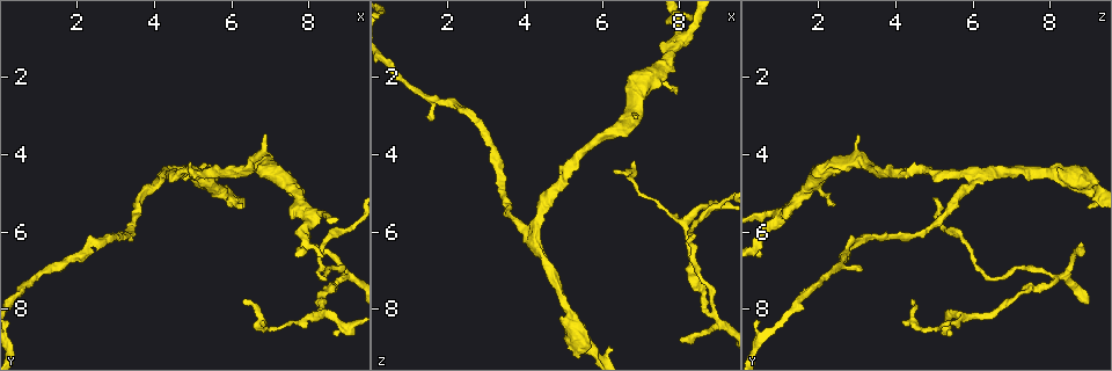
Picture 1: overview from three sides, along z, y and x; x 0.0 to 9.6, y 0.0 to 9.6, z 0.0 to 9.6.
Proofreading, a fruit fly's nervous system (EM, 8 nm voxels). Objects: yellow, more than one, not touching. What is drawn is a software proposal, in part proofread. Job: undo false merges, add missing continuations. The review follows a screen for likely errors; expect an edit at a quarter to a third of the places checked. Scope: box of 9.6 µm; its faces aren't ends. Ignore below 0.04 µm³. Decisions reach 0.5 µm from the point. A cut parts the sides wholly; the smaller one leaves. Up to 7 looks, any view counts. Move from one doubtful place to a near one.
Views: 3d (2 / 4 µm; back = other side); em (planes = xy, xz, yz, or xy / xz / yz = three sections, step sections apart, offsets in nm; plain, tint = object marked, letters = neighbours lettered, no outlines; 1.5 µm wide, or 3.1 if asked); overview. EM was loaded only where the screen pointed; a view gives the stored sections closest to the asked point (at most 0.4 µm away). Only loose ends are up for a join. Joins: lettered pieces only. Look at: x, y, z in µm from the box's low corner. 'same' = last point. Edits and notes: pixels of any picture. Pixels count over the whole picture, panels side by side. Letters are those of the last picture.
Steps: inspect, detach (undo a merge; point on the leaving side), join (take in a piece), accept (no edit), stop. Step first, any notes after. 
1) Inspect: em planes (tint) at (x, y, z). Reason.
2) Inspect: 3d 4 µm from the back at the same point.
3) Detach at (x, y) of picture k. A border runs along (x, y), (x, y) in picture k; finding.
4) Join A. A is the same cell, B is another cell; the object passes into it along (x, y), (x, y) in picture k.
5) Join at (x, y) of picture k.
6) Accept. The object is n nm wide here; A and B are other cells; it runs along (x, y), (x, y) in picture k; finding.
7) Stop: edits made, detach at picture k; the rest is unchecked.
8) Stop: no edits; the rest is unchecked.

Inspect: em xy step 4 (tint) at (7.95, 5.65, 1.05). Three-way junction.

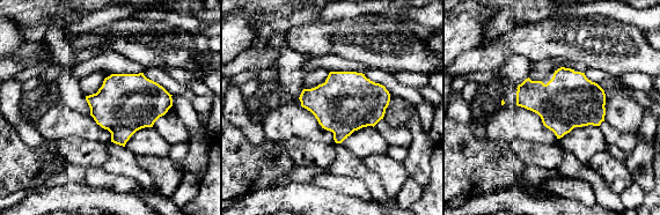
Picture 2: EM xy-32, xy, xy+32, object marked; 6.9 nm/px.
Inspect: em planes (tint) at the same point. Another direction.

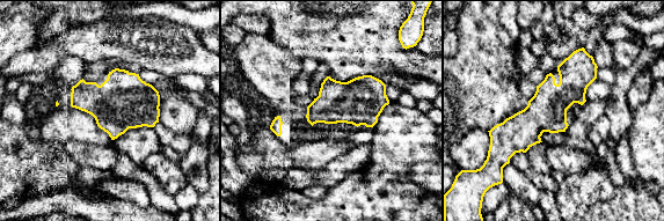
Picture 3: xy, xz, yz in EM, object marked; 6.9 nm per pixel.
Inspect: em planes (letters) at the same point.

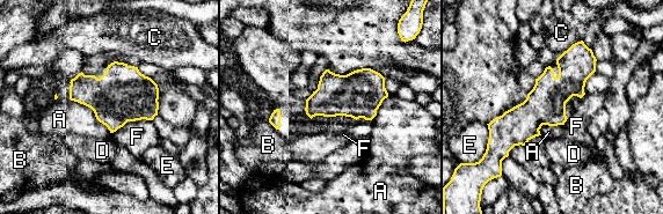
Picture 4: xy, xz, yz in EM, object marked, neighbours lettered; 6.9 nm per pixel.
Accept. The object is 280 nm wide here; A, B, C, D, E and F are other cells; it runs along (581, 44), (575, 68), (494, 140) in picture 4; one cell here.

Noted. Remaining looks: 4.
Inspect: 3d 2 µm at (8.30, 7.20, 6.55). Sharp bend.

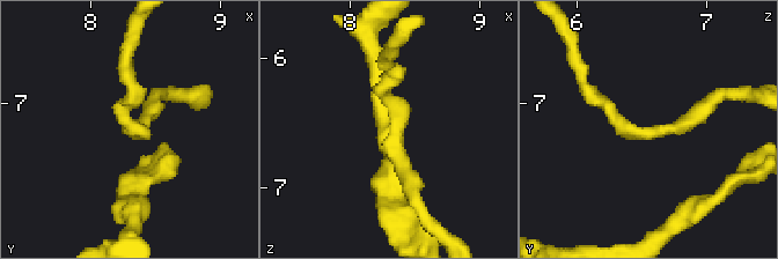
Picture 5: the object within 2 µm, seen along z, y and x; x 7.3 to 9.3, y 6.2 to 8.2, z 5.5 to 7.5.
Inspect: em xy step 8 (tint) at (8.40, 7.24, 6.50). Shape alone is not enough.

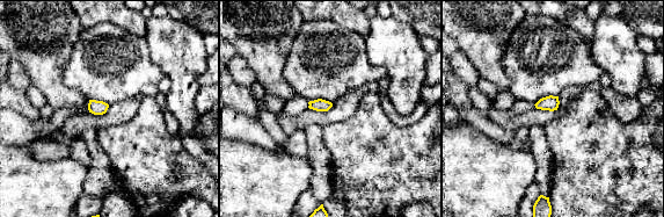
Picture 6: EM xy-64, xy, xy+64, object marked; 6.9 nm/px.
Inspect: em planes (letters) at the same point. Another direction.

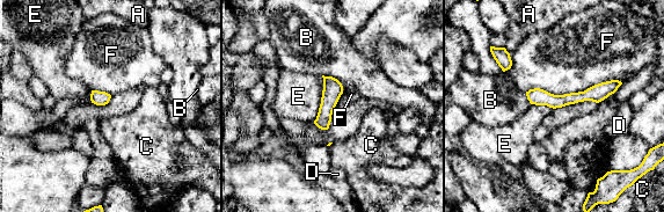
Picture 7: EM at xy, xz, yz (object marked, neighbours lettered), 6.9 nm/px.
Accept. A, B, C, D, E and F are other cells; a border runs along (622, 82), (525, 92) in picture 7; continuous, no second cell.

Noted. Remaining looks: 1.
Stop: no edits; the rest is unchecked.

